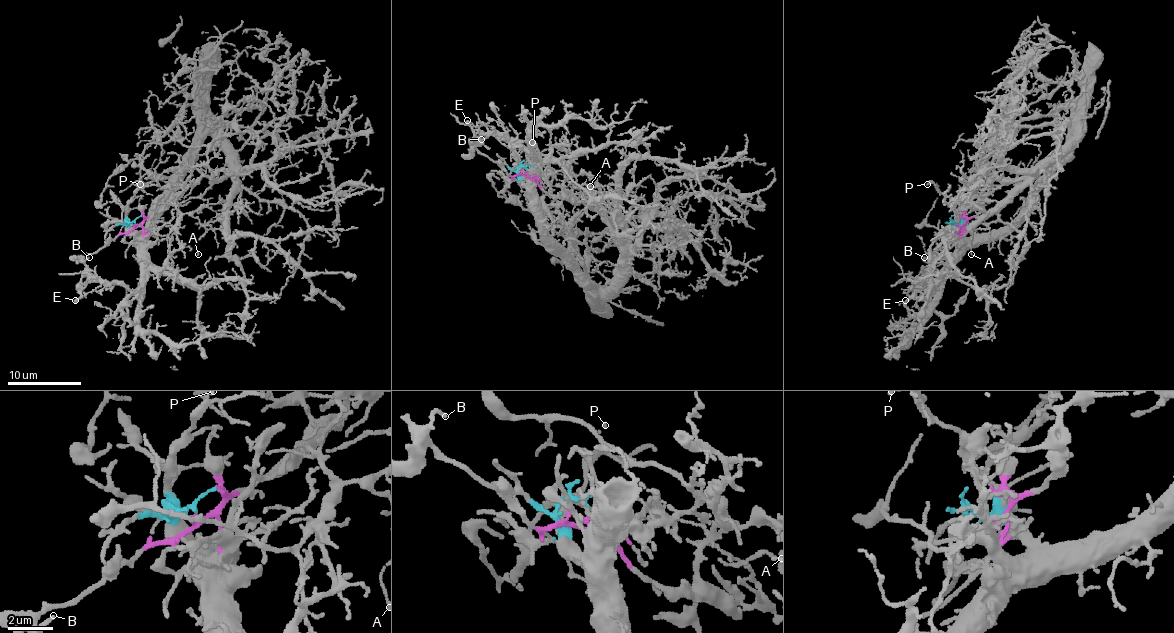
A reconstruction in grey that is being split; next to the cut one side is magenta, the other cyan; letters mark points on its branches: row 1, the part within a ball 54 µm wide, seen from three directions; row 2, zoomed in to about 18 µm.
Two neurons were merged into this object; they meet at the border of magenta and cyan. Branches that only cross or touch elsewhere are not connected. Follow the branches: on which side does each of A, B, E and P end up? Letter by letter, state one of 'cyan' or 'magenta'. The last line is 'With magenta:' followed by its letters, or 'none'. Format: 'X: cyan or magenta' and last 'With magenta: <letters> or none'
A: magenta
B: magenta
E: magenta
P: cyan
With magenta: A, B, E

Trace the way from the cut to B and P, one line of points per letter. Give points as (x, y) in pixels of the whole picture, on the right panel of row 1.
B: (956, 223), (960, 236), (932, 258), (927, 260), (925, 256)
P: (954, 223), (951, 221), (958, 223), (960, 214), (953, 203), (932, 182), (927, 184)

